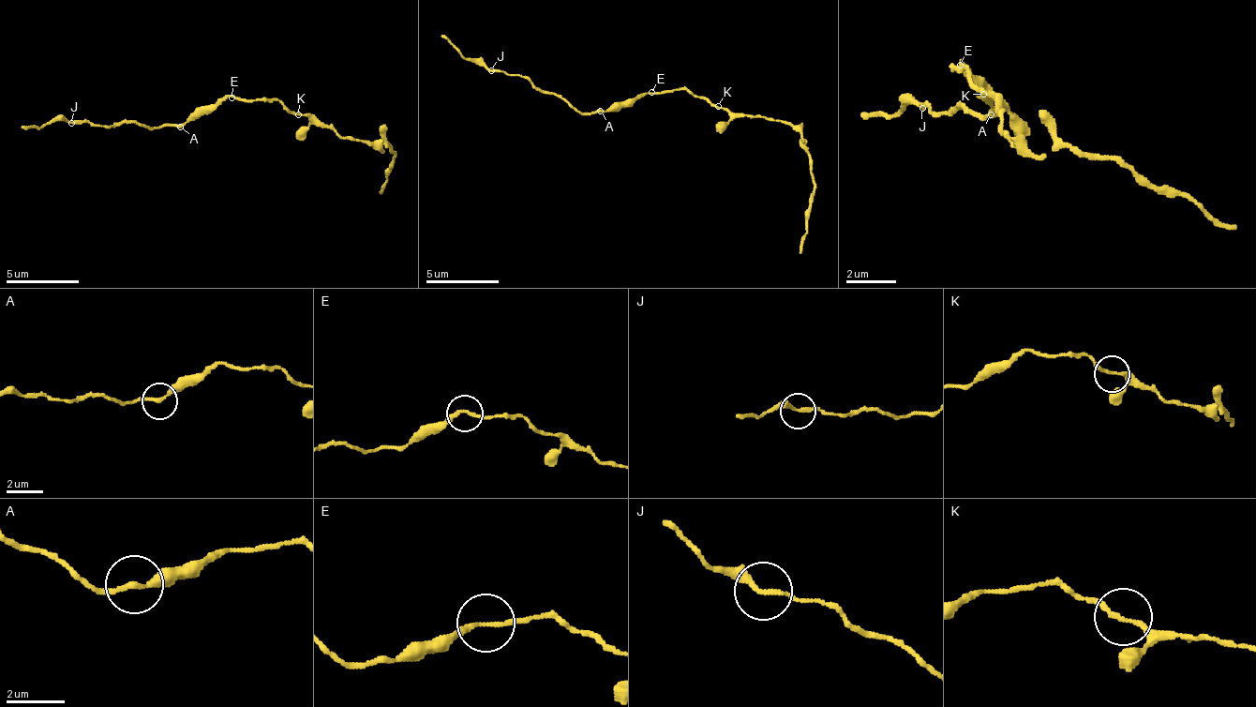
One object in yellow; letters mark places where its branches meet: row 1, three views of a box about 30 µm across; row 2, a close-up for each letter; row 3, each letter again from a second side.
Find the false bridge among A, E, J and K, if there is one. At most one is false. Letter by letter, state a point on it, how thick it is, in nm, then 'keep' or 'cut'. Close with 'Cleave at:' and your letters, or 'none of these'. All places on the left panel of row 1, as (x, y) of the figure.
A: place (180, 127); calibre 180 nm; keep
E: place (231, 97); calibre 170 nm; keep
J: place (71, 123); calibre 180 nm; keep
K: place (298, 114); calibre 170 nm; keep
Cleave at: none of these

